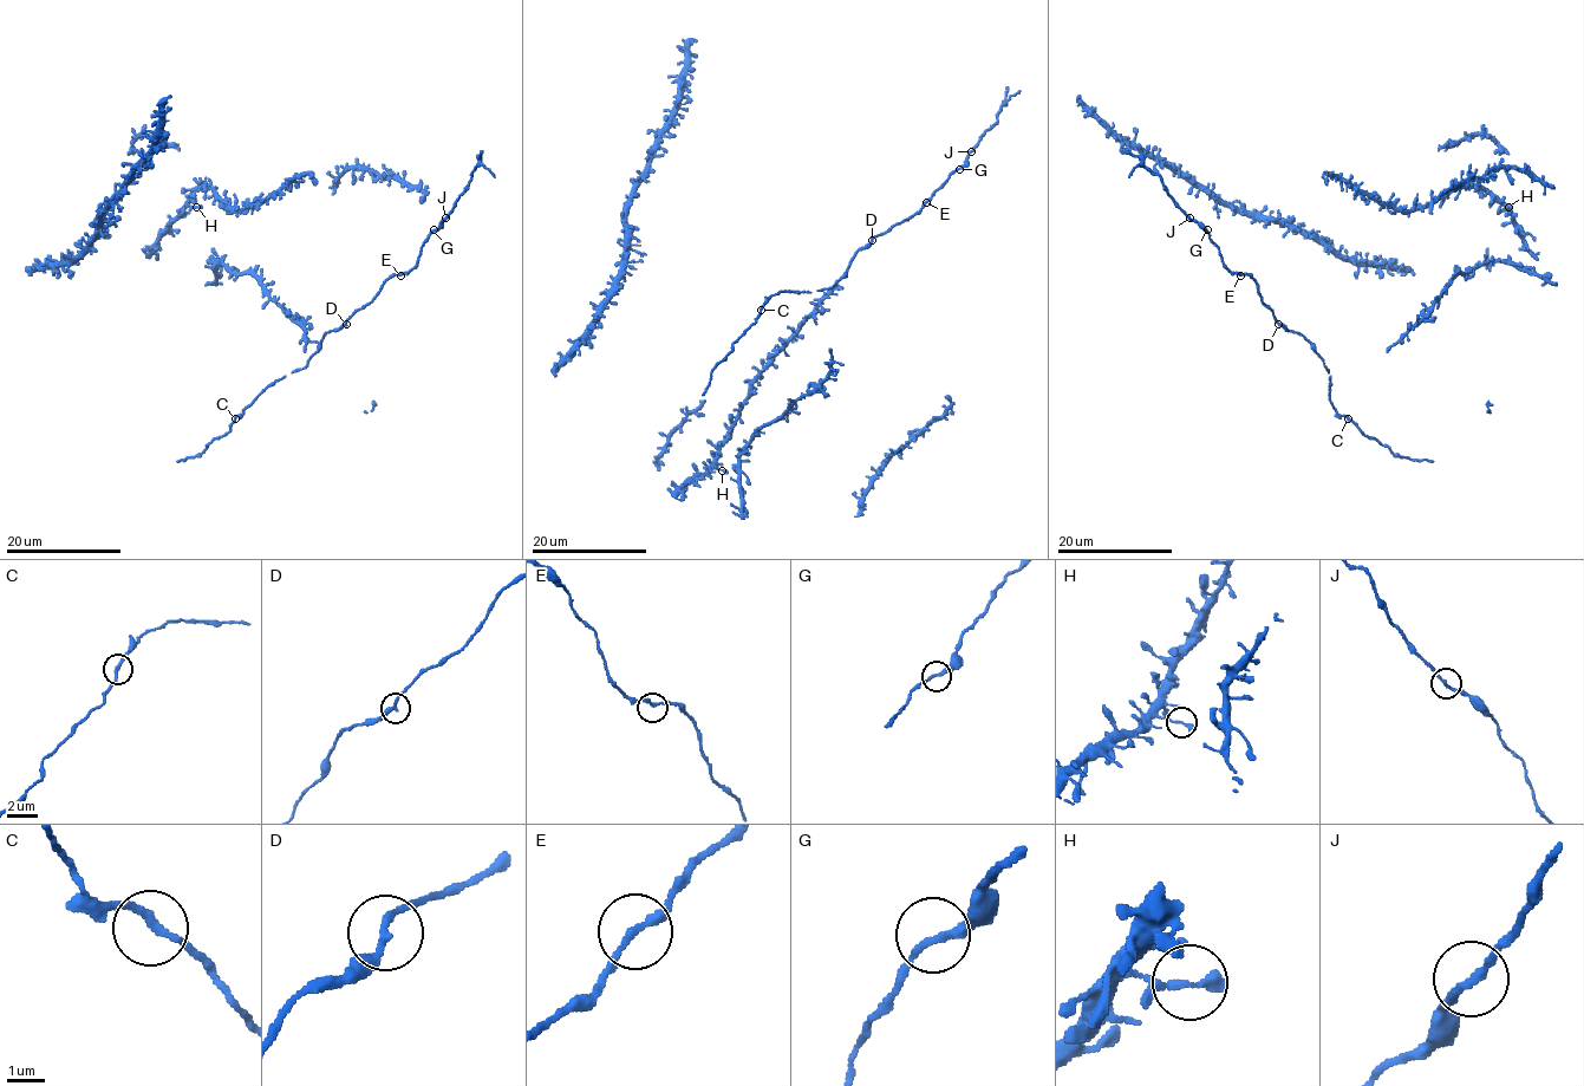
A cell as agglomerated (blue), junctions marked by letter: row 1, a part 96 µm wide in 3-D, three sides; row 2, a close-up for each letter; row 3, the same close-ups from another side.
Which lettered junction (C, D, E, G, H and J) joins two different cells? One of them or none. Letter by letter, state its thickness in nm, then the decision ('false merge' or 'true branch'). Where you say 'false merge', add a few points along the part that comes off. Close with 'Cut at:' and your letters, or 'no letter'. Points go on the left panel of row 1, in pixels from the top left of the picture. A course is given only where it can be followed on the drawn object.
C: 200 nm | true branch
D: 190 nm | true branch
E: 200 nm | true branch
G: 190 nm | true branch
H: 240 nm | true branch
J: 200 nm | false merge | (444, 219), (478, 166), (495, 176)
Cut at: J

